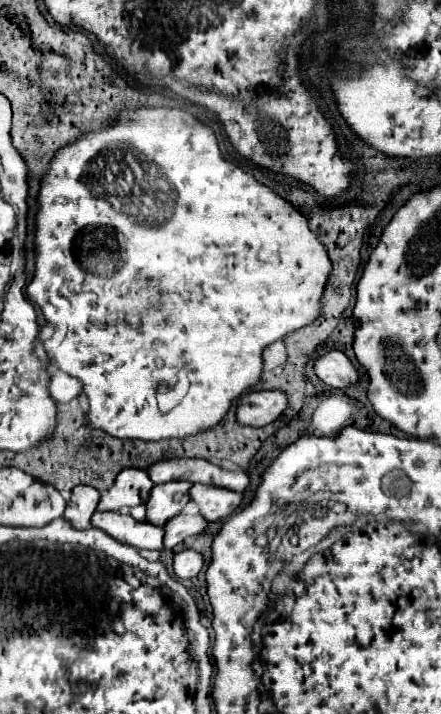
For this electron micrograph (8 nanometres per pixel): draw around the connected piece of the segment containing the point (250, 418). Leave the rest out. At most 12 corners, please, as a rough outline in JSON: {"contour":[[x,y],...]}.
{"contour":[[282,391],[240,397],[240,425],[264,427],[278,419],[288,399]]}

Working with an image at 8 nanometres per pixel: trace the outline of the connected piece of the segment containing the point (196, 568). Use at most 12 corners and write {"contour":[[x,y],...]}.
{"contour":[[184,549],[174,555],[172,569],[180,579],[200,573],[204,559]]}

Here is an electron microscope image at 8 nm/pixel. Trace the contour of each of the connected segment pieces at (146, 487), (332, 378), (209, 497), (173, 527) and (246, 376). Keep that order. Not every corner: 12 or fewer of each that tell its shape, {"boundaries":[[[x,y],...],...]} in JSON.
{"boundaries":[[[128,467],[100,497],[98,511],[146,503],[154,483]],[[338,349],[320,355],[316,375],[330,387],[358,383],[358,371]],[[192,485],[190,499],[212,523],[228,517],[242,495],[214,485]],[[176,515],[164,525],[164,547],[206,529],[200,515]],[[180,109],[42,179],[26,291],[120,439],[318,315],[298,207]]]}

